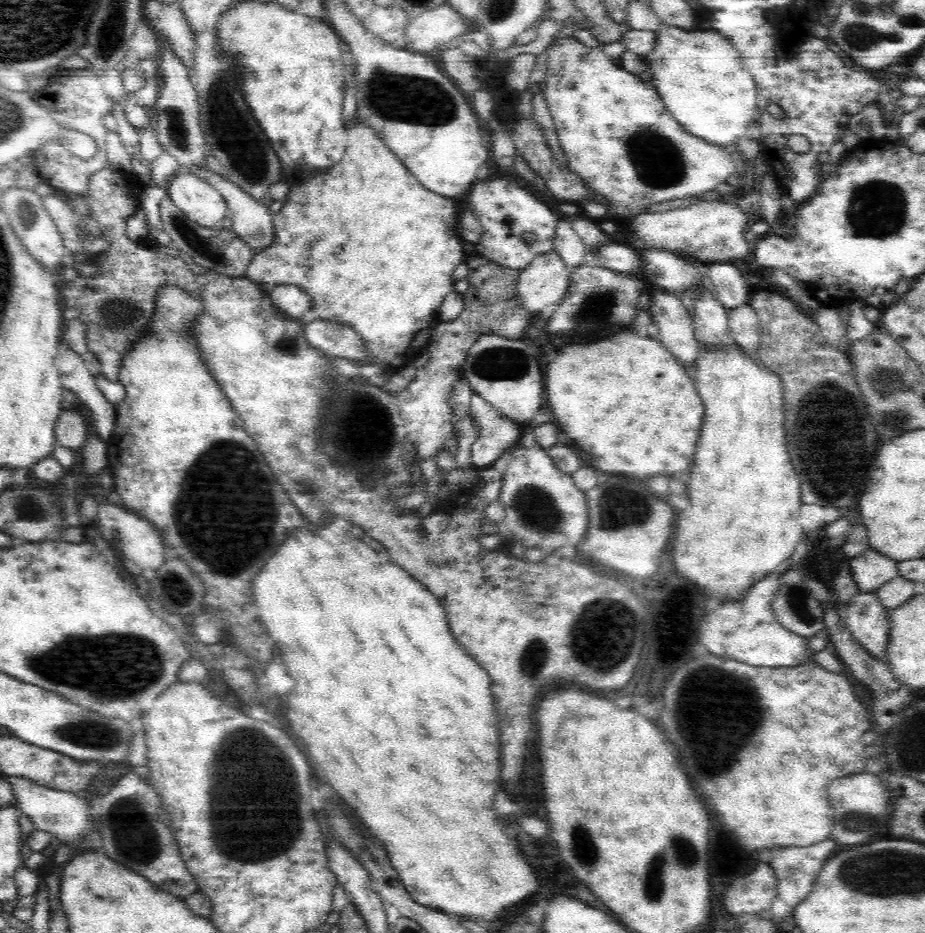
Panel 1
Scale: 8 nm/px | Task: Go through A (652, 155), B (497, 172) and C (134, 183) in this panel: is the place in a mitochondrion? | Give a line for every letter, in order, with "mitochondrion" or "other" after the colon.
A: mitochondrion
B: other
C: other

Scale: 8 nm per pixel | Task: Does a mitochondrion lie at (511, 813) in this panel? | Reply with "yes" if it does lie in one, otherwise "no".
no

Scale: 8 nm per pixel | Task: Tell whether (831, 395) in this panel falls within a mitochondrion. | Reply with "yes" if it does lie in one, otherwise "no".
yes

